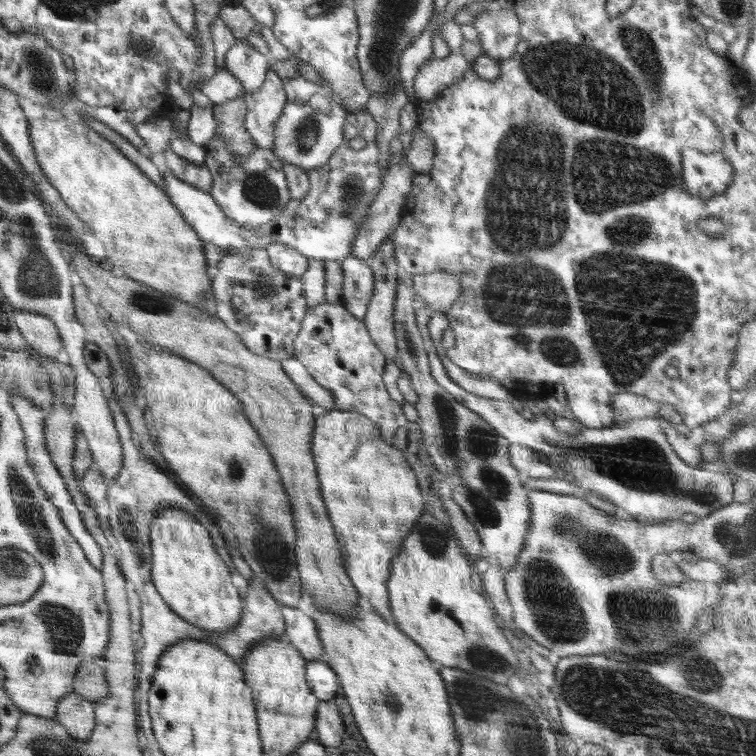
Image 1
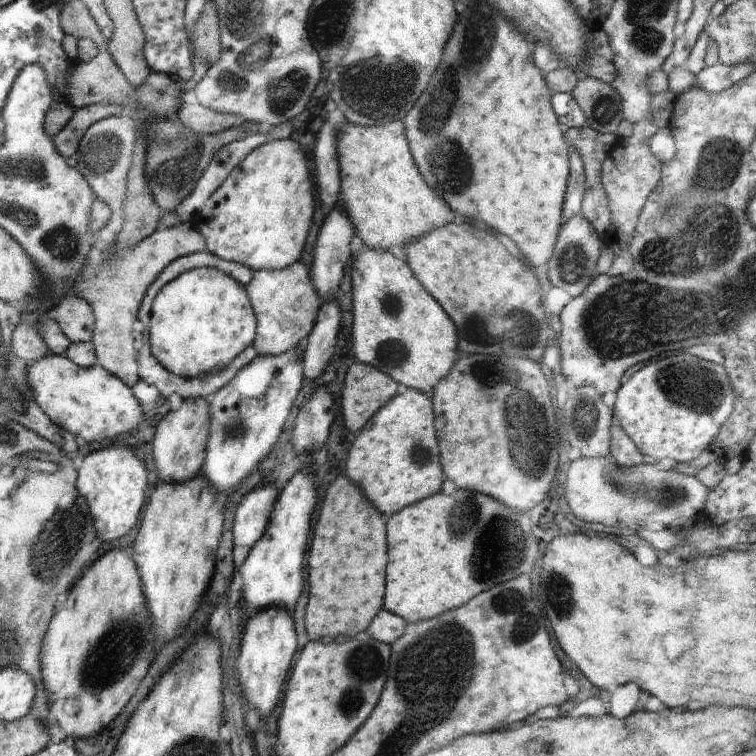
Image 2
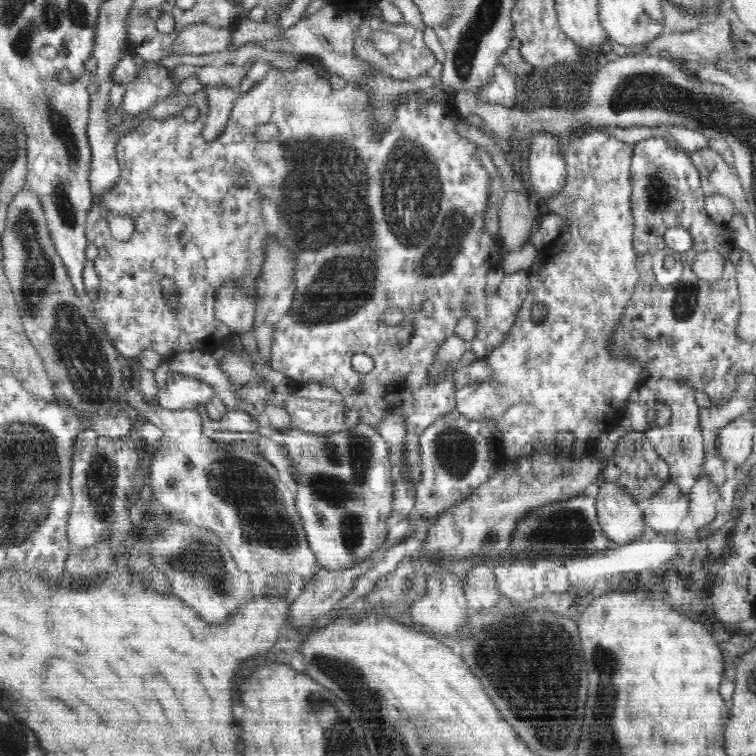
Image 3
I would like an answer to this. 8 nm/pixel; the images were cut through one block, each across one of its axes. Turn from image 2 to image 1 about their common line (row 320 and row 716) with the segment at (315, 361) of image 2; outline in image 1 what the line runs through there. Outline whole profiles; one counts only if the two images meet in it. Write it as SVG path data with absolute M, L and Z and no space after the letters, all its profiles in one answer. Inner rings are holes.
M333 699L319 701L315 715L315 739L325 747L340 746L346 732L335 701Z

